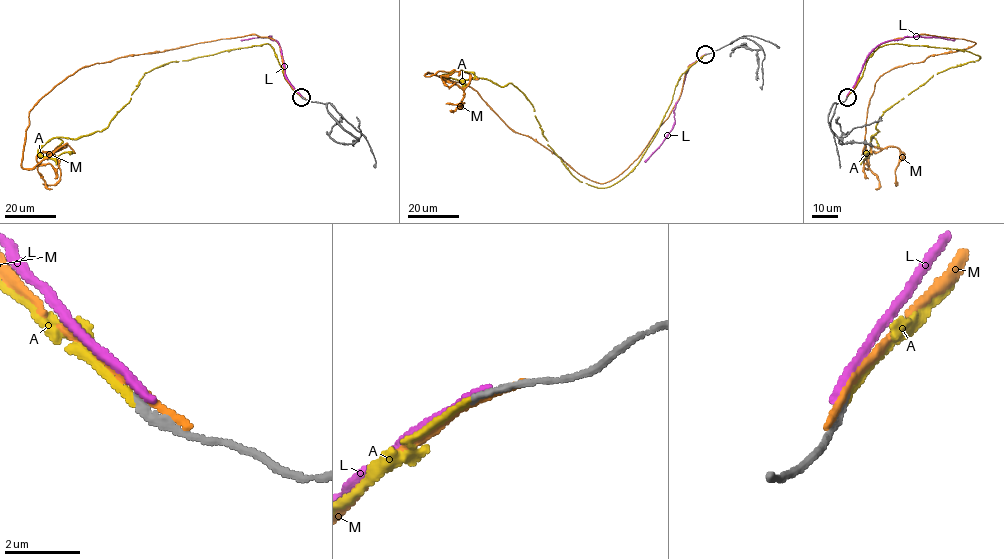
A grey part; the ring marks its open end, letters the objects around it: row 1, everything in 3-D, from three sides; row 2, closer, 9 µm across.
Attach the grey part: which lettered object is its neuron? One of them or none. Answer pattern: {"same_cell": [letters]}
{"same_cell": ["A"]}

